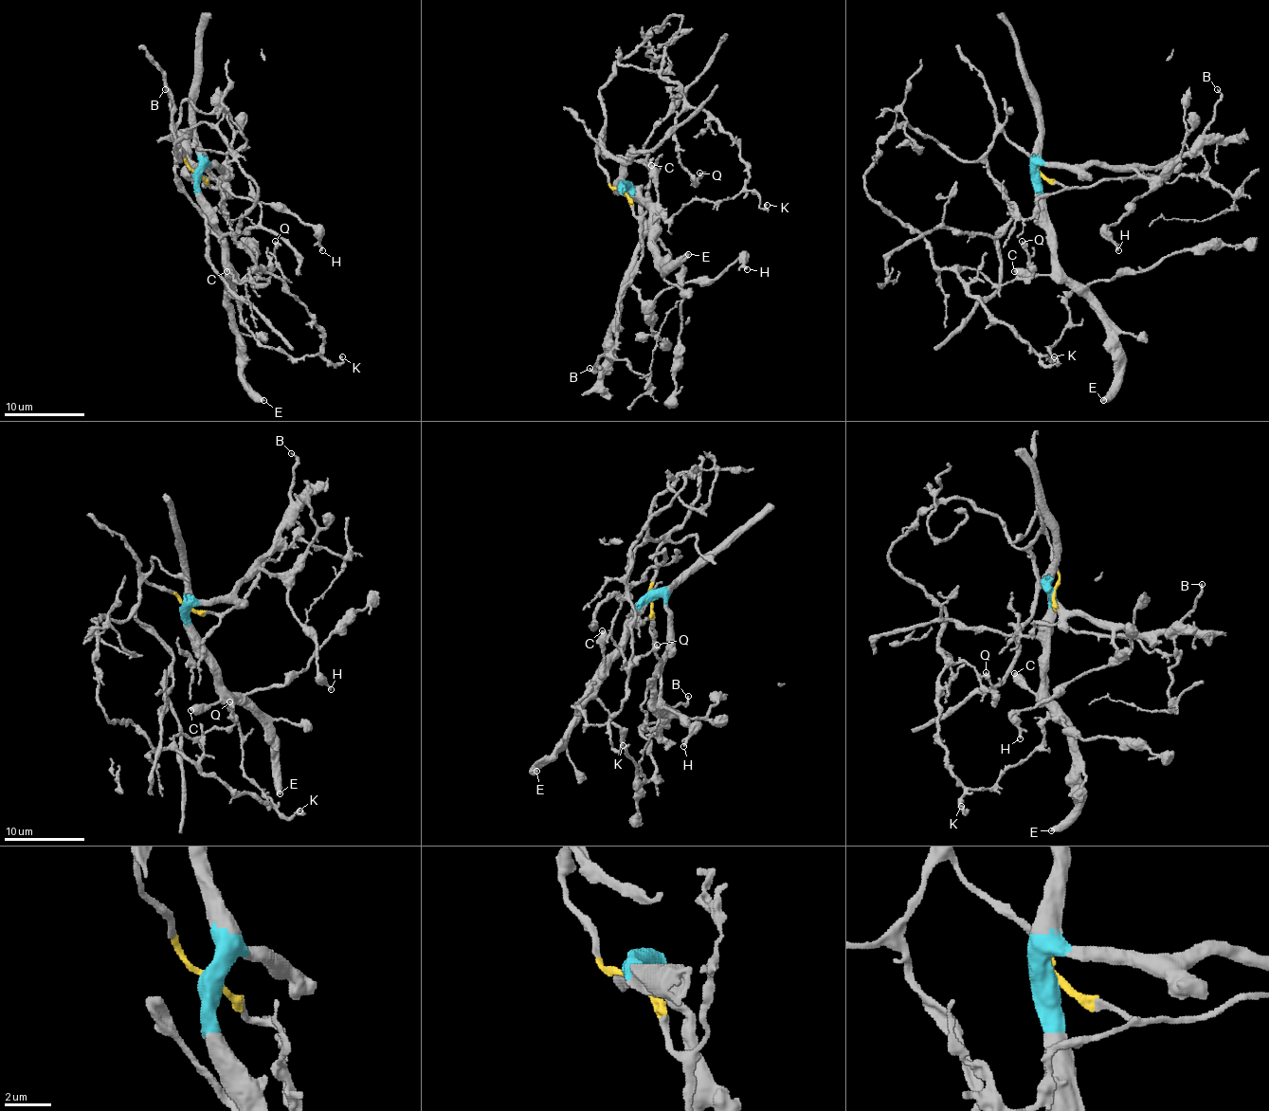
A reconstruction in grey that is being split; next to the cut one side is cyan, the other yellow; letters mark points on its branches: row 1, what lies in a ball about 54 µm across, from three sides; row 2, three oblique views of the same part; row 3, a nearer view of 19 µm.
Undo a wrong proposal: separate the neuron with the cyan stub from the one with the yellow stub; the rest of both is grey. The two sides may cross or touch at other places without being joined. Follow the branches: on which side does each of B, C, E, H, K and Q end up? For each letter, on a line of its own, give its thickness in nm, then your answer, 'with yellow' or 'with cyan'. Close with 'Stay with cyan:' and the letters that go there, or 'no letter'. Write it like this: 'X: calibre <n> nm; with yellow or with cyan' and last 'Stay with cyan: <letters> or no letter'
B: calibre 170 nm; with cyan
C: calibre 550 nm; with cyan
E: calibre 440 nm; with cyan
H: calibre 200 nm; with cyan
K: calibre 160 nm; with yellow
Q: calibre 400 nm; with yellow
Stay with cyan: B, C, E, H

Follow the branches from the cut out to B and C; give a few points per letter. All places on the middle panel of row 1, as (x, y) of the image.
B: (621, 191), (633, 191), (639, 205), (643, 243), (628, 268), (610, 344), (595, 371), (589, 369)
C: (621, 191), (628, 191), (646, 202), (655, 202), (657, 171), (651, 164)

